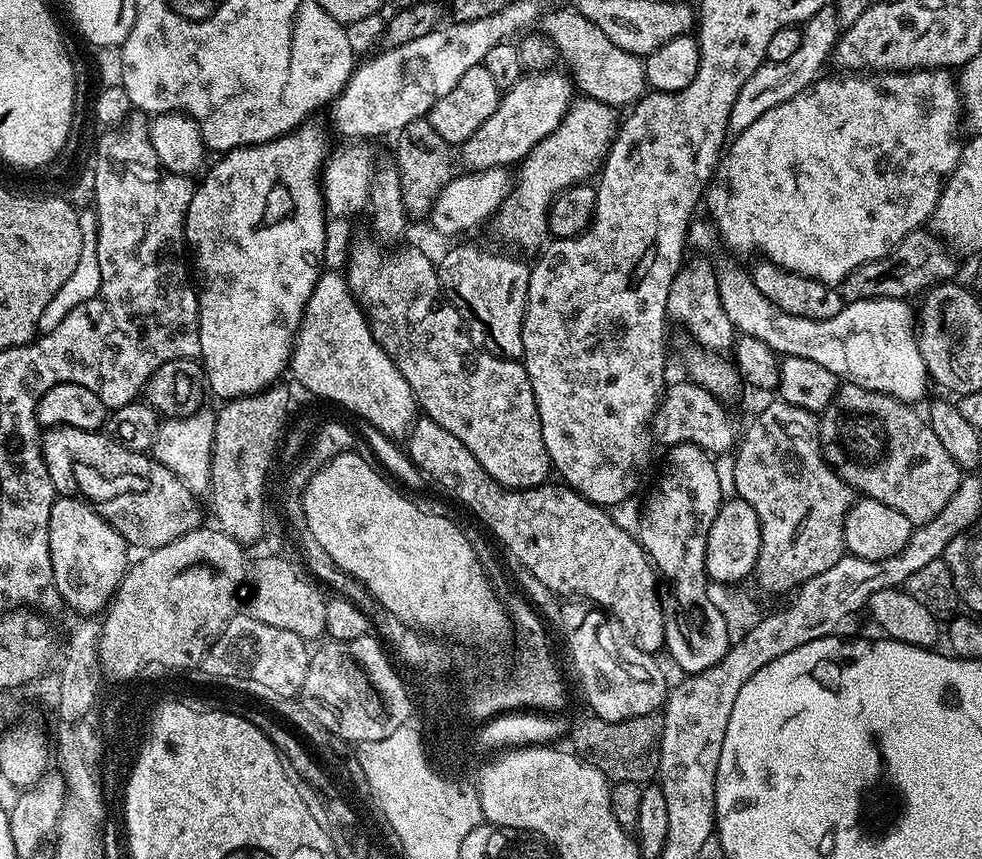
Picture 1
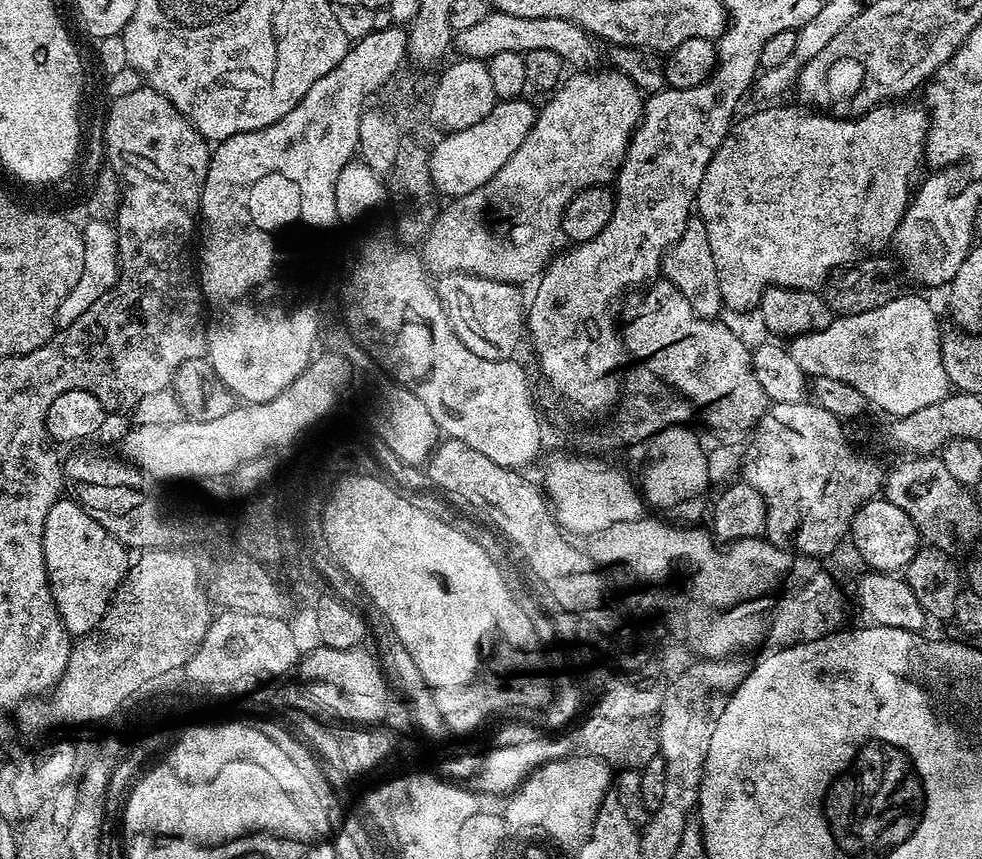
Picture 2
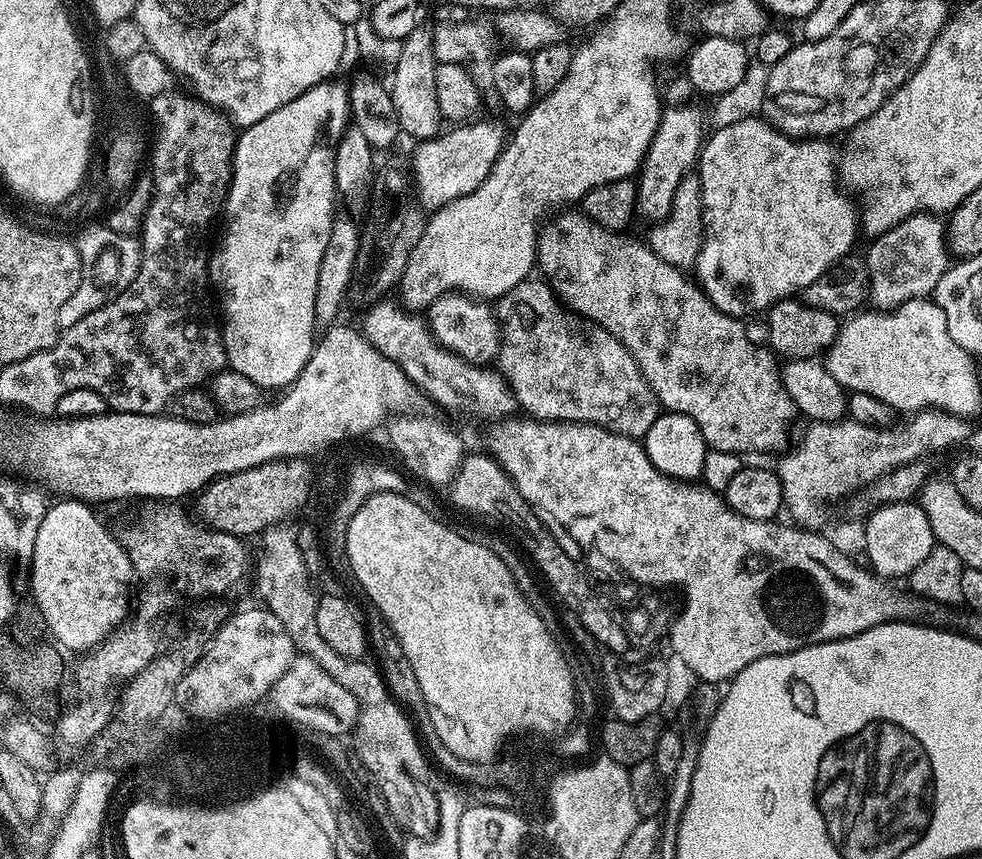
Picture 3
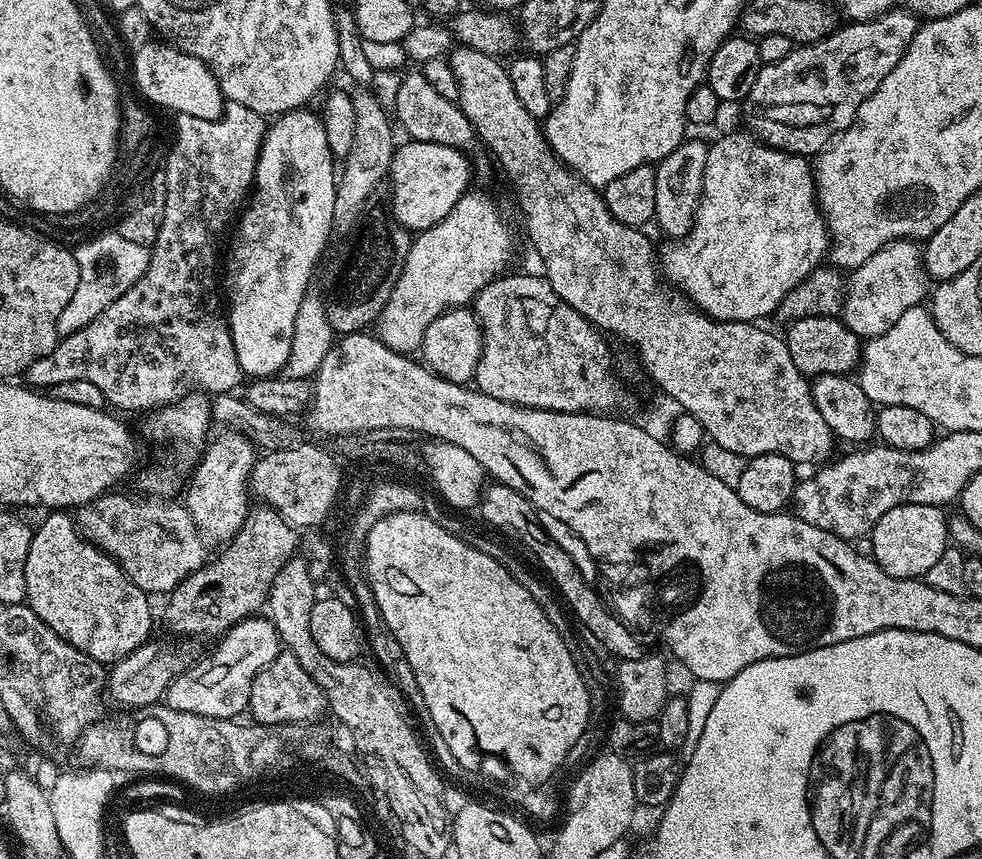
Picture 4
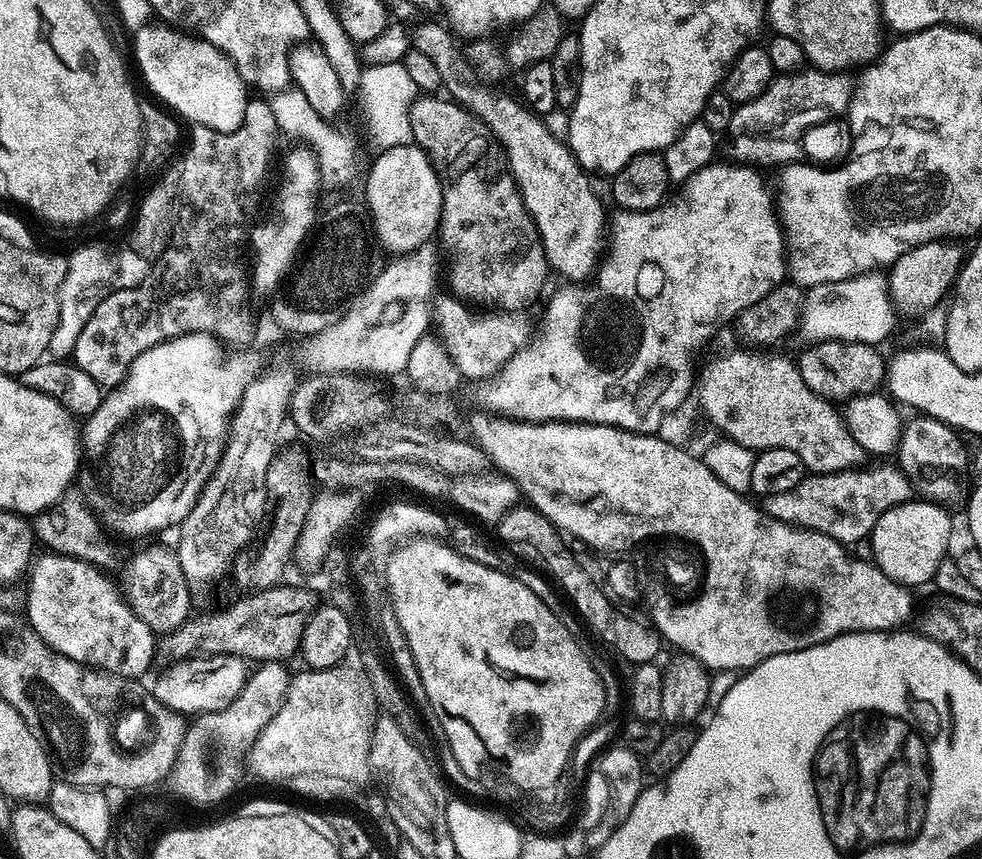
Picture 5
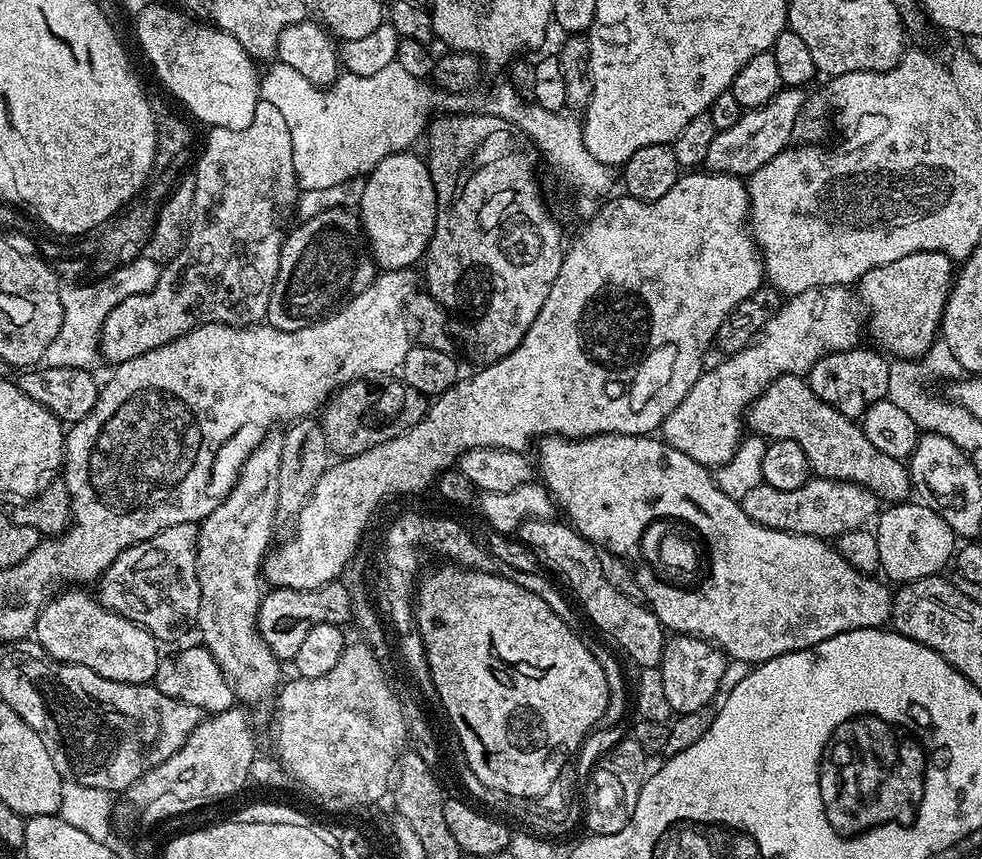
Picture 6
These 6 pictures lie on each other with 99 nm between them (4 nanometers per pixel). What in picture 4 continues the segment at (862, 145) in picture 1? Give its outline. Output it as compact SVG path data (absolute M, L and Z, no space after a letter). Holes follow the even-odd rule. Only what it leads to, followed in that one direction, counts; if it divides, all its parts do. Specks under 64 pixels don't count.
M735 130L724 135L717 135L716 141L708 144L706 154L706 174L702 178L702 194L696 211L696 221L692 223L692 229L679 238L668 242L664 249L659 249L658 264L663 275L673 285L682 286L682 291L701 312L704 312L713 320L747 320L749 322L760 322L763 316L771 317L776 307L812 273L813 268L821 267L820 260L829 255L830 241L828 239L828 226L824 219L820 205L816 203L816 178L814 168L803 156L795 156L792 152L784 152L781 148L771 148L768 144L762 144L751 132L747 130Z

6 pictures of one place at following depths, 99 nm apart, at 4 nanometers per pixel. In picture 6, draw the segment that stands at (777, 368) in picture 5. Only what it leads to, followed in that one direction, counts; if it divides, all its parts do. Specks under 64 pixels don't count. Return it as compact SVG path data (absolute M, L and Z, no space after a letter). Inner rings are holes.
M780 376L764 393L755 400L746 413L746 424L755 435L771 442L789 440L802 446L802 454L806 454L808 466L817 477L826 480L848 480L852 484L860 484L884 502L904 502L913 495L912 479L908 476L905 461L890 458L890 454L882 454L878 446L870 446L870 438L866 438L863 427L853 422L834 406L822 402L814 390L810 390L804 376Z

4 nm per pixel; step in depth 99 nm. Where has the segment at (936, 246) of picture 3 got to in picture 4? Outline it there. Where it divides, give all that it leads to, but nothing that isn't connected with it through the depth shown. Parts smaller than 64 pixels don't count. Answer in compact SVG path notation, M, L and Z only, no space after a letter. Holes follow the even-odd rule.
M910 239L895 240L882 246L878 254L870 254L862 266L851 269L846 280L842 319L858 337L881 336L906 314L906 310L923 305L929 292L930 277L924 268L921 245Z

